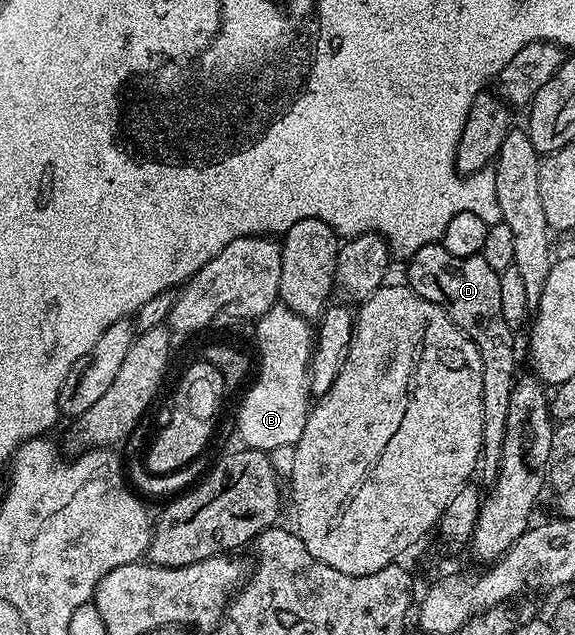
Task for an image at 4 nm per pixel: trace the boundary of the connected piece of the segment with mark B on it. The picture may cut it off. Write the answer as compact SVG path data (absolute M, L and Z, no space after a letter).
M277 303L265 315L258 318L255 329L255 341L259 344L259 361L257 357L257 373L259 378L250 382L251 390L243 397L239 405L239 437L249 449L270 451L277 447L295 445L301 439L301 431L305 431L307 414L313 404L311 396L311 355L313 352L313 329L308 318L297 315L289 306Z

